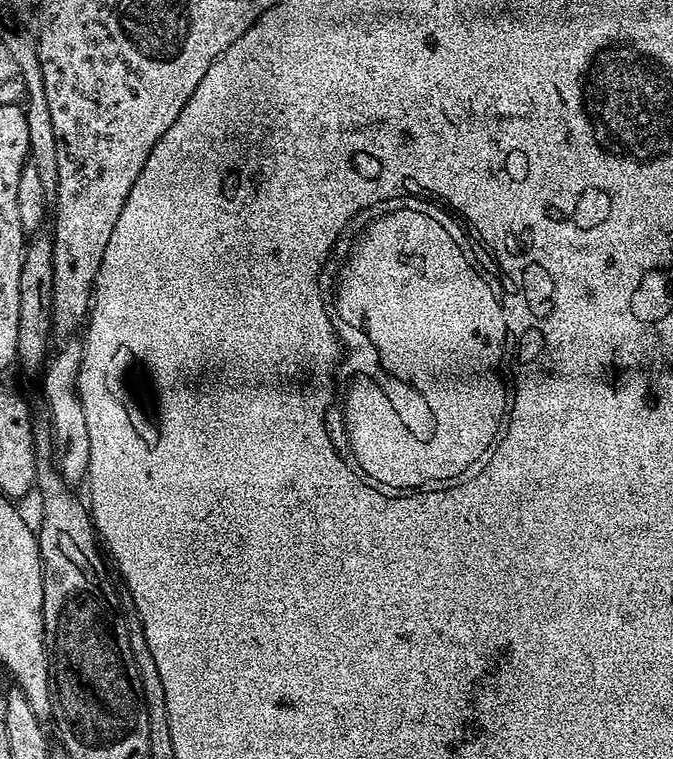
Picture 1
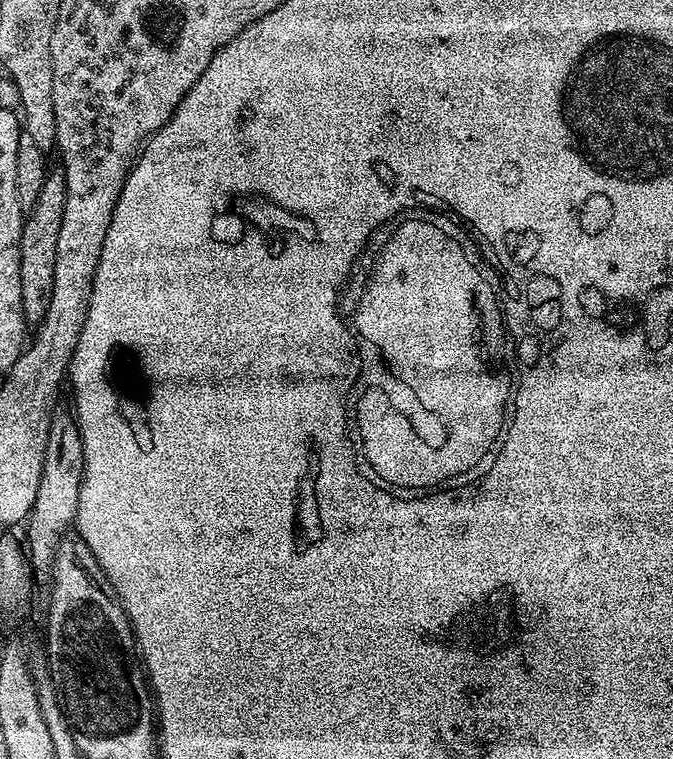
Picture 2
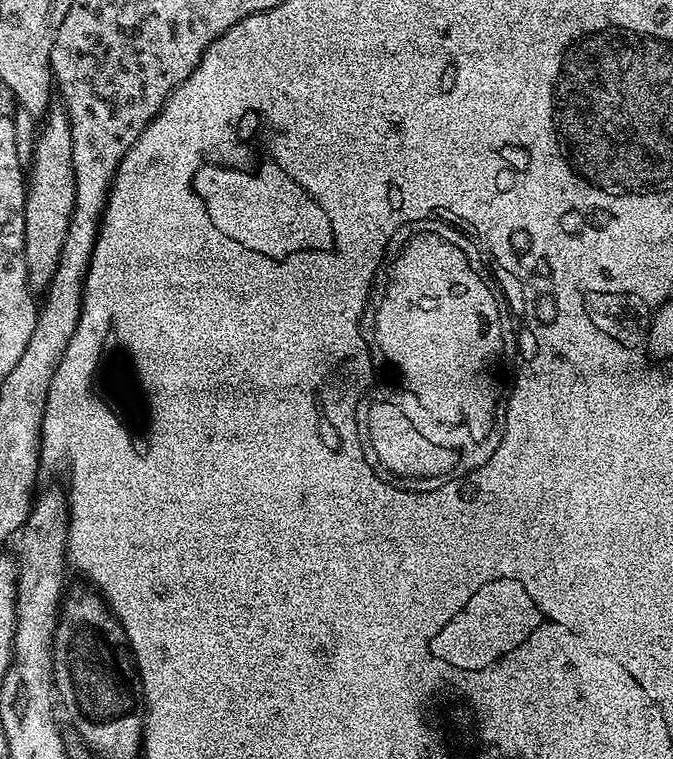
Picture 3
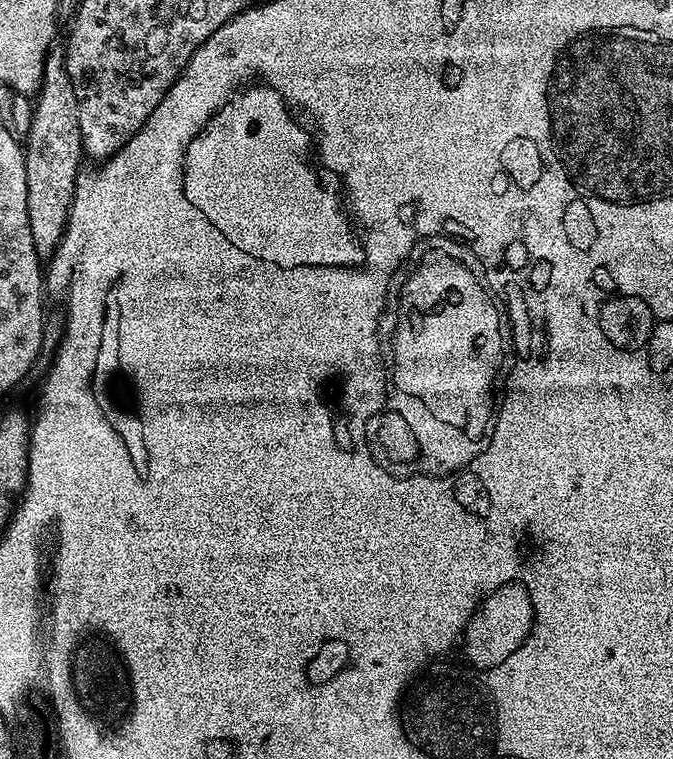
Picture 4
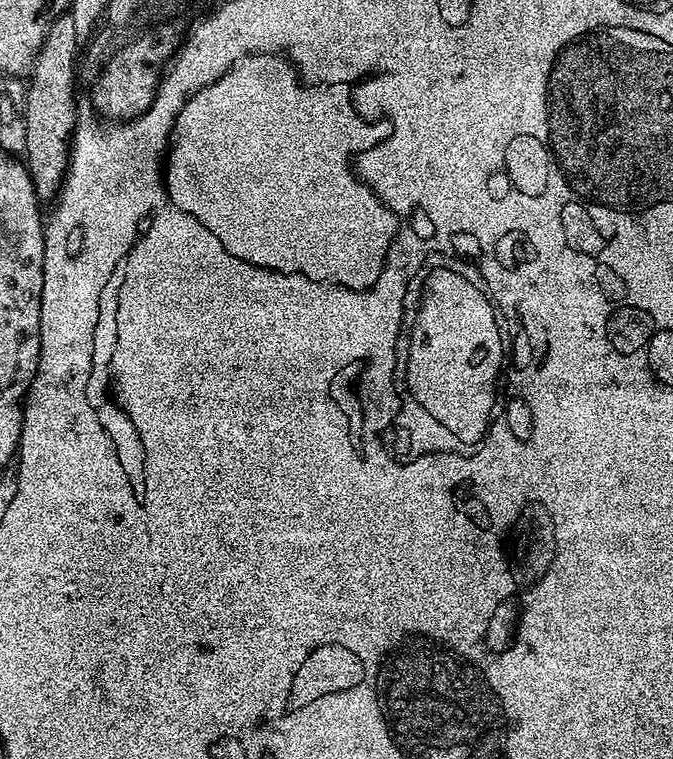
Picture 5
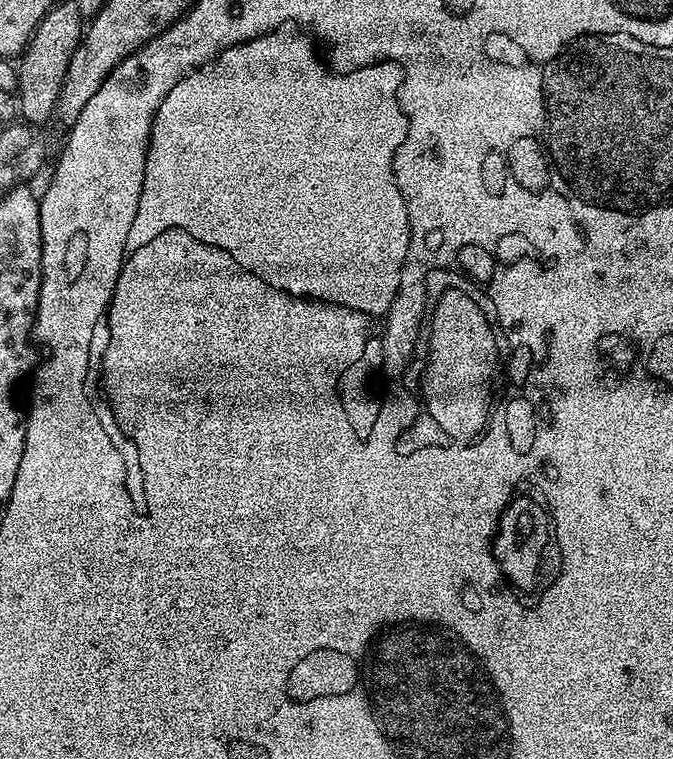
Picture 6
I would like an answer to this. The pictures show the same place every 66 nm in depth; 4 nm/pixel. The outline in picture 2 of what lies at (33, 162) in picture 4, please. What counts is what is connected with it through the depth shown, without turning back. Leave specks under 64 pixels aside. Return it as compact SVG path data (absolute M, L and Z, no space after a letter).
M60 170L49 171L38 193L38 200L27 209L20 239L20 277L22 278L22 310L25 325L41 324L46 318L46 309L50 306L50 294L54 290L54 261L58 258L58 234L62 227L62 212L66 210L66 182Z

